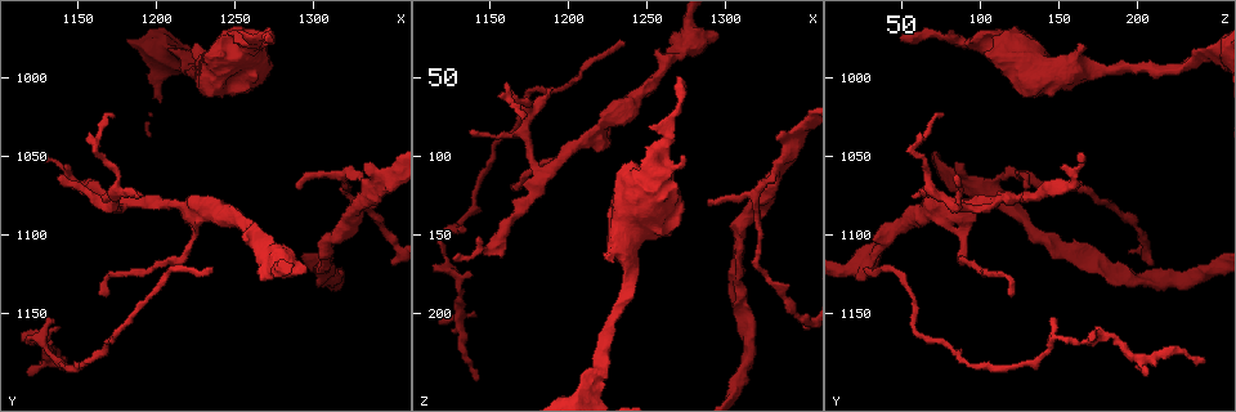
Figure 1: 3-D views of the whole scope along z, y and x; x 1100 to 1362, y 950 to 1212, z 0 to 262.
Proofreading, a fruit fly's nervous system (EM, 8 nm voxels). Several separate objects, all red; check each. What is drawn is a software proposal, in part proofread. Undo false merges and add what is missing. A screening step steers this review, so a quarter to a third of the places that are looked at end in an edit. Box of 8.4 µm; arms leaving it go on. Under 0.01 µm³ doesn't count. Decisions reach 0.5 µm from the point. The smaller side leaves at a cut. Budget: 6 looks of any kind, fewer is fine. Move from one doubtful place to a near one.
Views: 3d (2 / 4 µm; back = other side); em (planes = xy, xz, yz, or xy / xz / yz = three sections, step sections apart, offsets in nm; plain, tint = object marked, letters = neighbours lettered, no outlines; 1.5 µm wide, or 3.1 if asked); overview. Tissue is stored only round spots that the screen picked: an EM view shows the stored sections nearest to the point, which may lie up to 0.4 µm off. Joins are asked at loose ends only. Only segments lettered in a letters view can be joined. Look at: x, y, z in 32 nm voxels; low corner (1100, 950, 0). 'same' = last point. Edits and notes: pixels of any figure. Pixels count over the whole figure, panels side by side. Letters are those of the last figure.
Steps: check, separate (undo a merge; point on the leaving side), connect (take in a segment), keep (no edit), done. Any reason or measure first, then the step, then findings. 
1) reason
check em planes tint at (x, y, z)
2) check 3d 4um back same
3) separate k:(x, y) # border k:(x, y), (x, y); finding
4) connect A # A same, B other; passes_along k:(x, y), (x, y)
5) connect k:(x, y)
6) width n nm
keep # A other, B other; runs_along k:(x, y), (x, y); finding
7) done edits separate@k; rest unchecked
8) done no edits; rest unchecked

an open end
check 3d 2um back at (1140, 1184, 202)

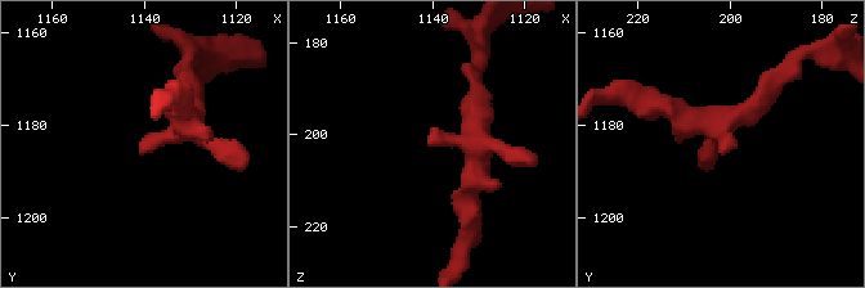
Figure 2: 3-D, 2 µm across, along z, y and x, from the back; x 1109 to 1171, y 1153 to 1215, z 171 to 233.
shape alone is not enough
check em planes letters at (1142, 1184, 202)

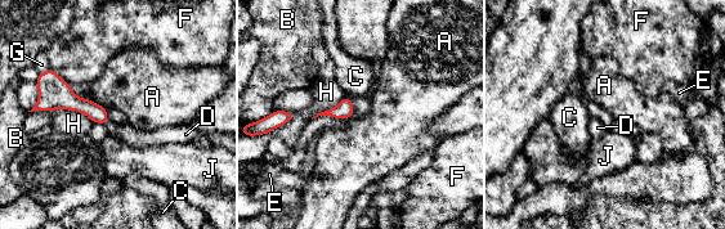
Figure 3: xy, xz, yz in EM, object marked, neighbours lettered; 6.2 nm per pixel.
connect D # A other, B other, C other, D same, E other, F other, G other, H other, J other; passes_along 3:(97, 113), (106, 121), (134, 137); the cell continues

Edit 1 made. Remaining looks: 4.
abrupt turn
check em planes tint at (1116, 1168, 152)

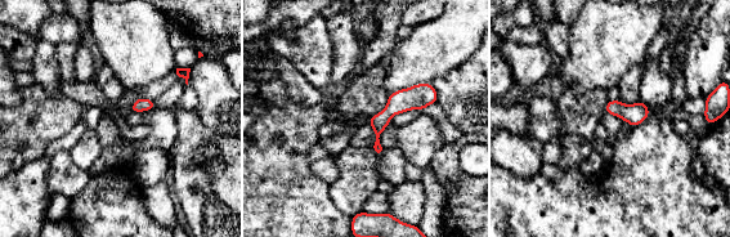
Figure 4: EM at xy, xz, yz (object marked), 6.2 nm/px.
what lies round it
check em planes letters same

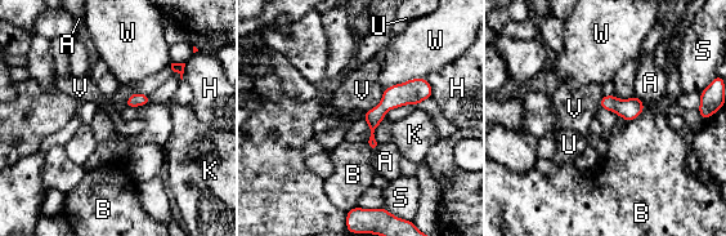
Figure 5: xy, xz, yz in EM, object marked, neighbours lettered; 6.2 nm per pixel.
keep # A other, B other, H other, K other, S other, U other, V other, W other; one cell here

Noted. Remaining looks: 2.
calibre changes
check em xz step 4 tint at (1272, 1112, 34)

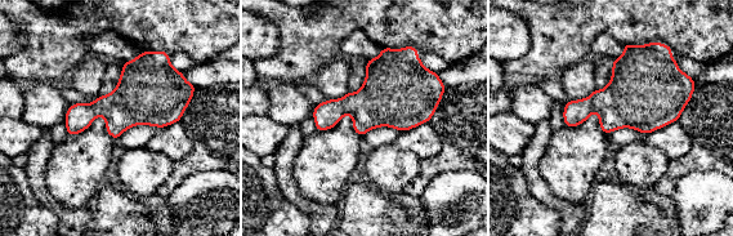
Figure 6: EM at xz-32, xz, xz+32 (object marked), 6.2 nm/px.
check em planes letters same

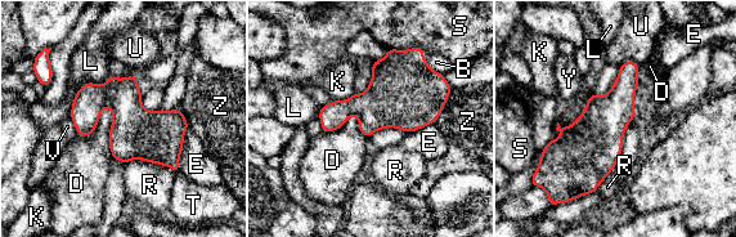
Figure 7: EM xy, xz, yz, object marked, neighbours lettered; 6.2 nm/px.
keep # B other, D other, E other, K other, L other, R other, S other, T other, U other, V other, Y other, Z other; border 7:(107, 104), (111, 112), (112, 157); one cell here

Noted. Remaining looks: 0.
done edits connect@3; rest unchecked

